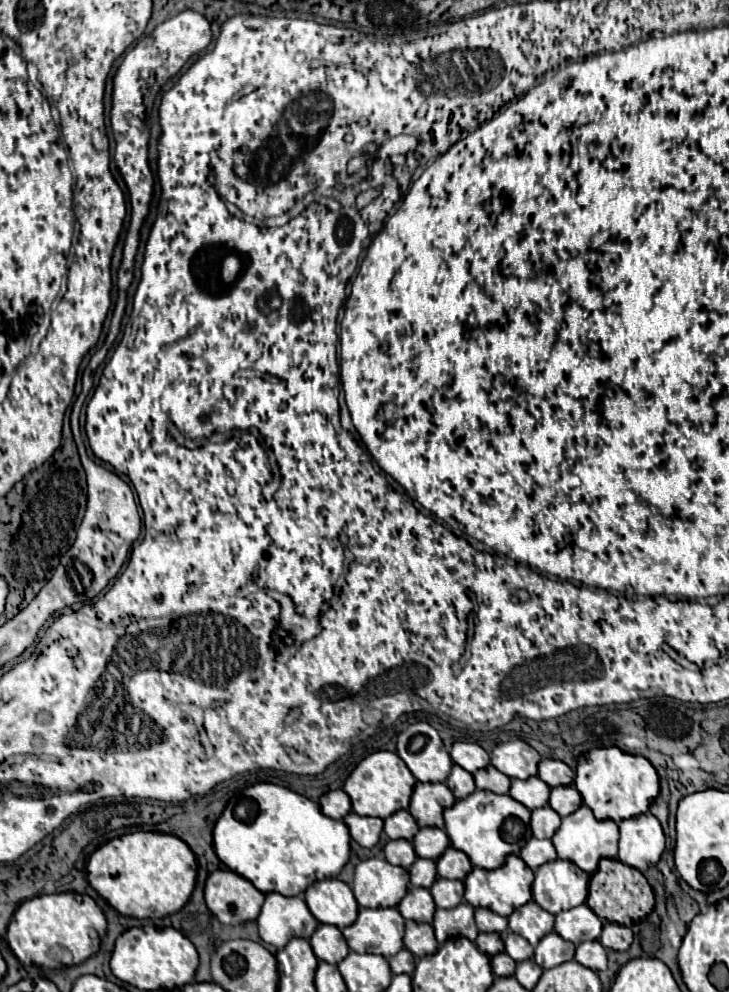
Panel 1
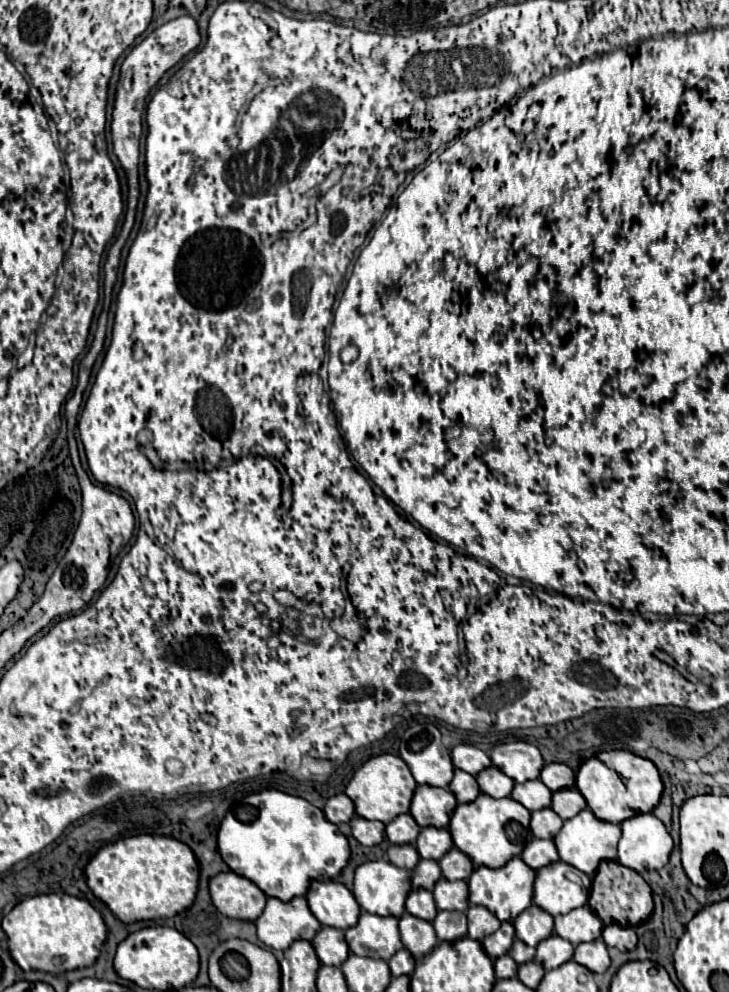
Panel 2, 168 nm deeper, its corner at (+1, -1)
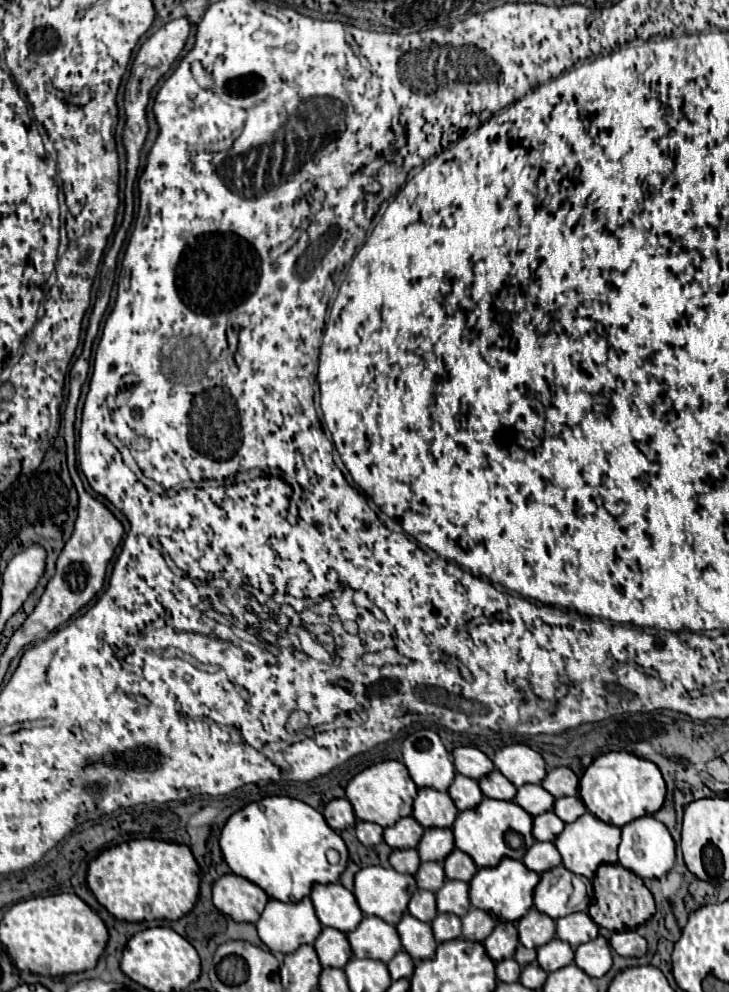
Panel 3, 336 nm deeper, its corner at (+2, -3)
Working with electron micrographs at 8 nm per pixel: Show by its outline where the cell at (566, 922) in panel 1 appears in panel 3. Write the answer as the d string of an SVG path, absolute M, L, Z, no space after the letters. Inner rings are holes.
M570 913L556 919L556 937L576 949L578 945L598 937L598 925L588 917L588 913Z

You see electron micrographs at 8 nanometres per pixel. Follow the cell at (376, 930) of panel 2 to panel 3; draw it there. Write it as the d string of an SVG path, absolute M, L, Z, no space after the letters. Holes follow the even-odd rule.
M364 917L360 925L348 933L350 947L356 957L368 957L388 963L400 949L400 937L394 925L388 925L380 917Z

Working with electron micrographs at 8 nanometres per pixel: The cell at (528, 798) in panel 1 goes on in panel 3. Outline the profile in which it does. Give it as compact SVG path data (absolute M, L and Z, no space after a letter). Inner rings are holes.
M522 785L514 801L532 817L550 811L554 805L554 797L542 785Z

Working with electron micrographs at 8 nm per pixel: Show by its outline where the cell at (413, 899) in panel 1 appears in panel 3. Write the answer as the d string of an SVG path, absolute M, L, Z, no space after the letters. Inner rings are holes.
M424 889L414 891L414 895L410 899L410 905L408 905L408 913L414 915L416 919L424 921L424 923L430 923L438 915L434 893L432 891L424 891Z

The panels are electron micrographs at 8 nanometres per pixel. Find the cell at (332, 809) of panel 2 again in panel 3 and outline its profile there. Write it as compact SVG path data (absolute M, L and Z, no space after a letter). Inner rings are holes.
M334 799L334 801L330 801L326 805L326 809L324 809L324 817L326 817L328 825L332 829L336 829L336 831L354 827L354 823L356 823L356 815L354 815L354 809L352 809L348 799Z

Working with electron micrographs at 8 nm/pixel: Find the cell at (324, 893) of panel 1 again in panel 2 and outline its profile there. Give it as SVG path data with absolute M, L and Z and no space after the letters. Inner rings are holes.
M313 881L307 891L307 901L311 913L321 925L335 929L349 929L357 925L361 907L355 901L353 893L337 881Z

